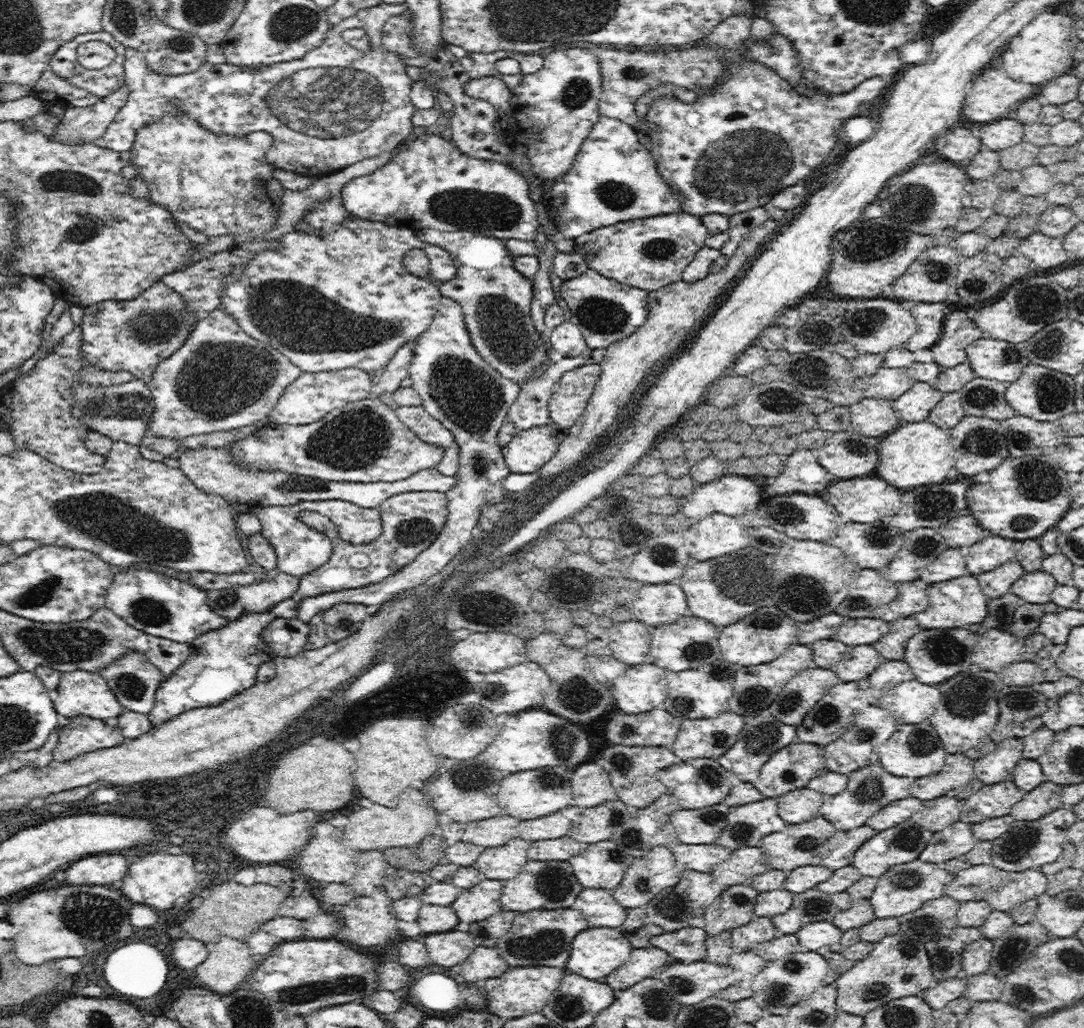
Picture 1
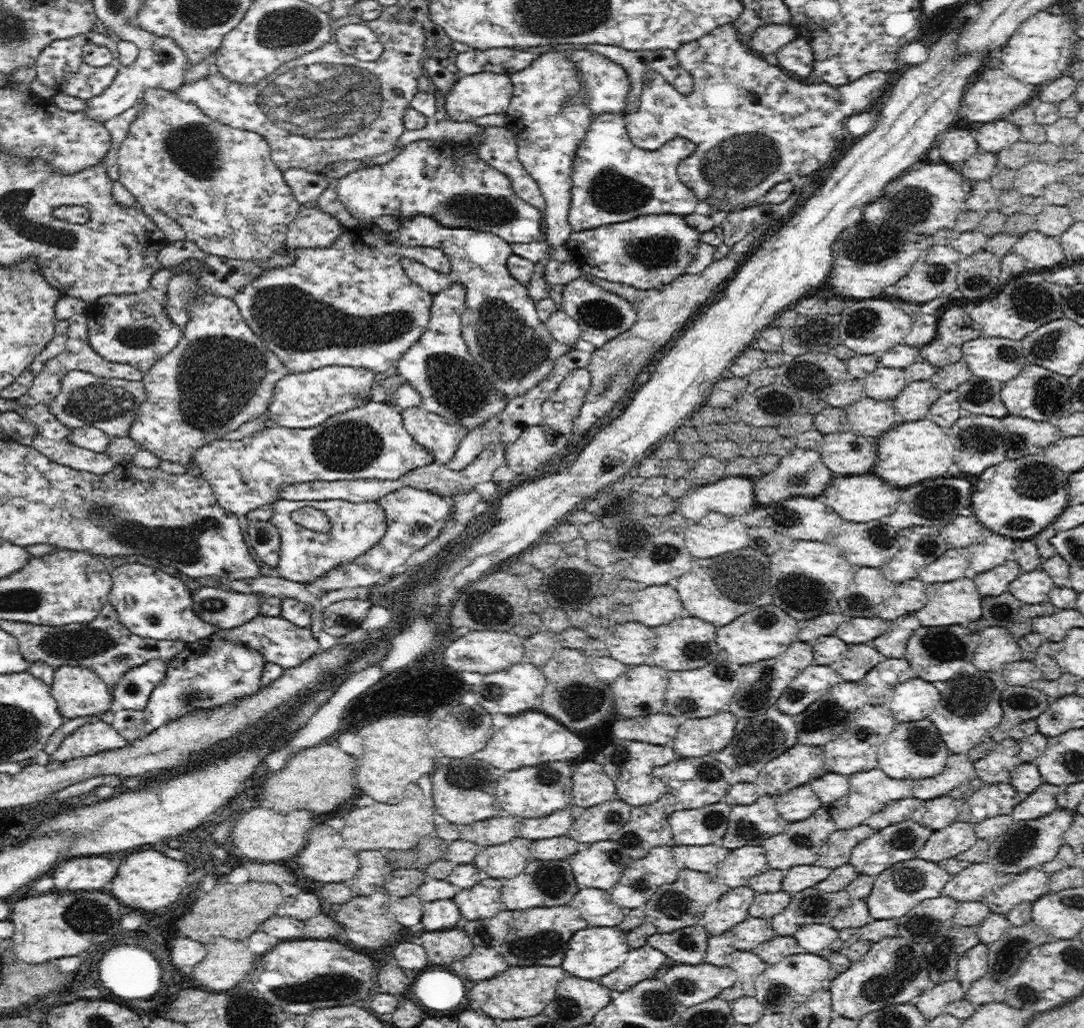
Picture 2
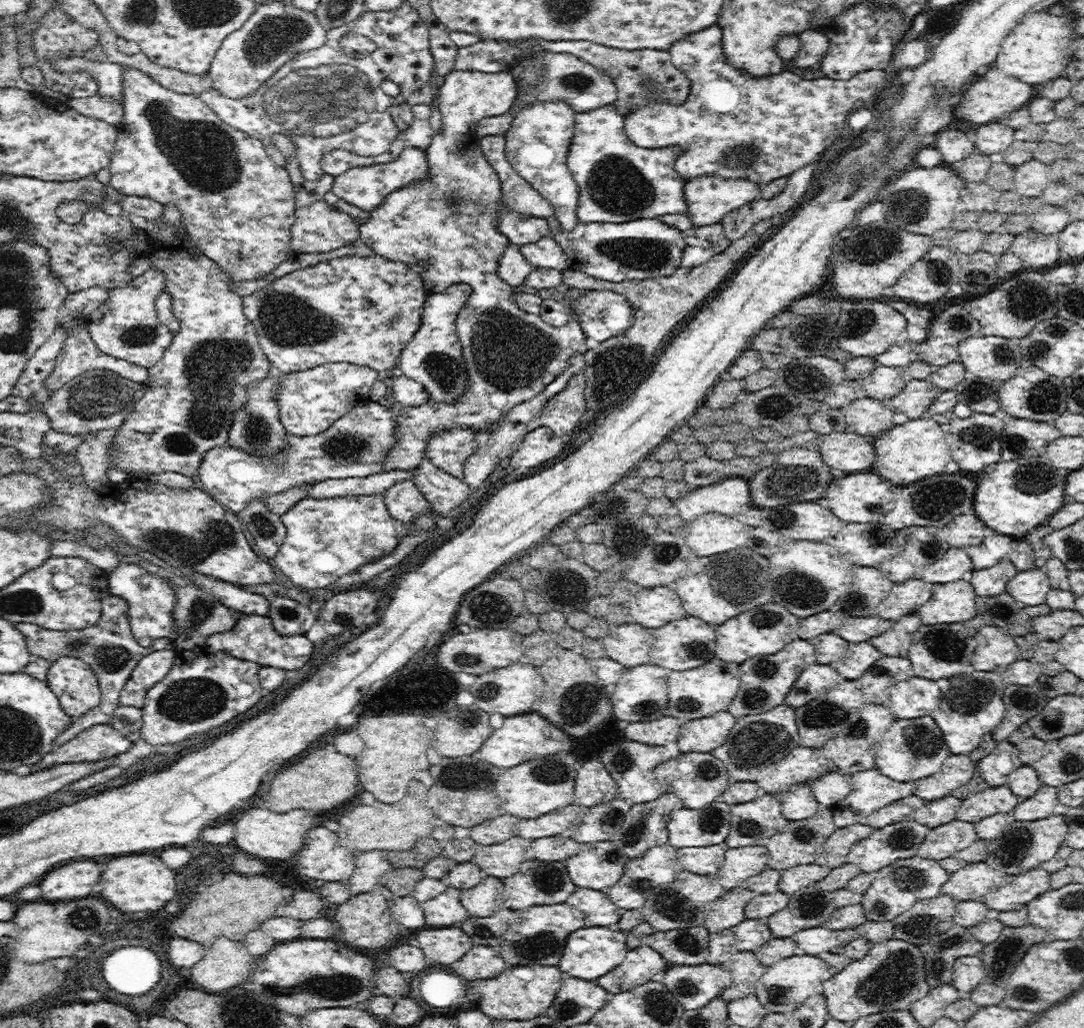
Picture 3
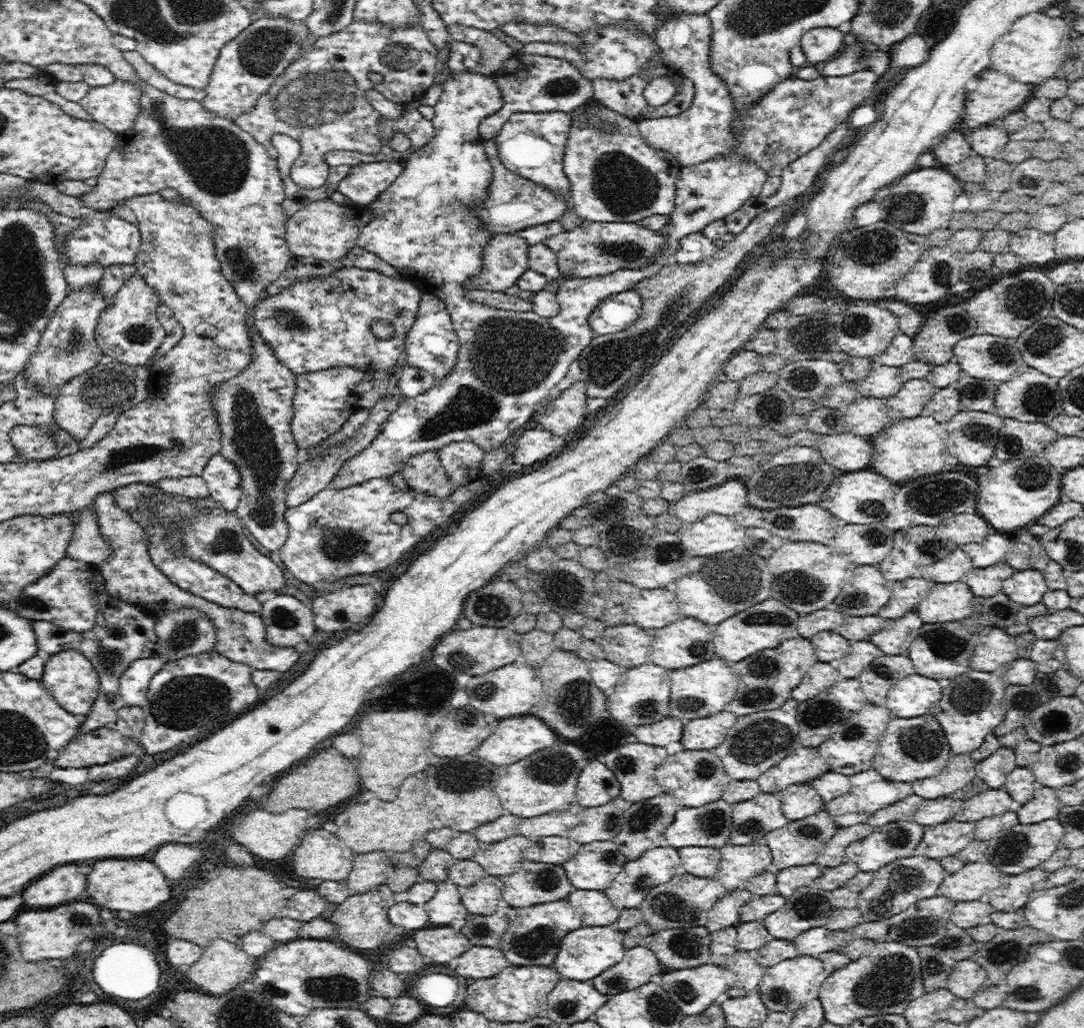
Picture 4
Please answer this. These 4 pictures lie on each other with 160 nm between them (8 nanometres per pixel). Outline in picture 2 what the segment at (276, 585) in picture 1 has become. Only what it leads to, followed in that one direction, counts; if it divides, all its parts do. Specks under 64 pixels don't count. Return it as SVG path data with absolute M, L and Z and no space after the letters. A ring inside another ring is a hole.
M199 587L192 592L192 609L196 615L219 629L231 629L260 614L260 598L256 593L239 593L219 587Z

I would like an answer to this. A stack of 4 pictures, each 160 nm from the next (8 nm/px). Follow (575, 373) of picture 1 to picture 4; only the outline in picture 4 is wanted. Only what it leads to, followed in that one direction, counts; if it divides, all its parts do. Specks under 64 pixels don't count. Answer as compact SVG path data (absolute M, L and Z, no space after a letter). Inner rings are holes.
M580 379L545 406L543 417L538 423L539 427L564 437L568 430L584 422L584 416L589 412L586 407L587 398L586 383Z

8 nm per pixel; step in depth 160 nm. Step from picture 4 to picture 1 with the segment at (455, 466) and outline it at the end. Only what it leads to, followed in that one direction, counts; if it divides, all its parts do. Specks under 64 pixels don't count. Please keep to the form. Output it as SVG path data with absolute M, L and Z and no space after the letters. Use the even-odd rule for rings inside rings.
M422 404L417 407L399 406L395 411L397 412L398 418L420 440L444 447L444 450L455 441L450 429L446 428L438 419L430 416Z

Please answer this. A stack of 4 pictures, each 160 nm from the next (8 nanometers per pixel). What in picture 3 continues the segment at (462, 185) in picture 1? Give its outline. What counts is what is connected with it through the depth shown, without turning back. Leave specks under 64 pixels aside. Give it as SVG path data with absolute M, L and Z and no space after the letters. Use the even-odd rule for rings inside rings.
M406 147L398 155L396 160L388 164L372 164L372 166L360 166L350 168L347 172L334 178L331 190L339 199L345 200L358 208L372 212L384 202L390 192L420 182L429 176L429 164L426 153L421 148ZM503 206L497 214L499 231L509 239L511 244L519 247L538 242L550 234L550 226L545 218L522 215Z

